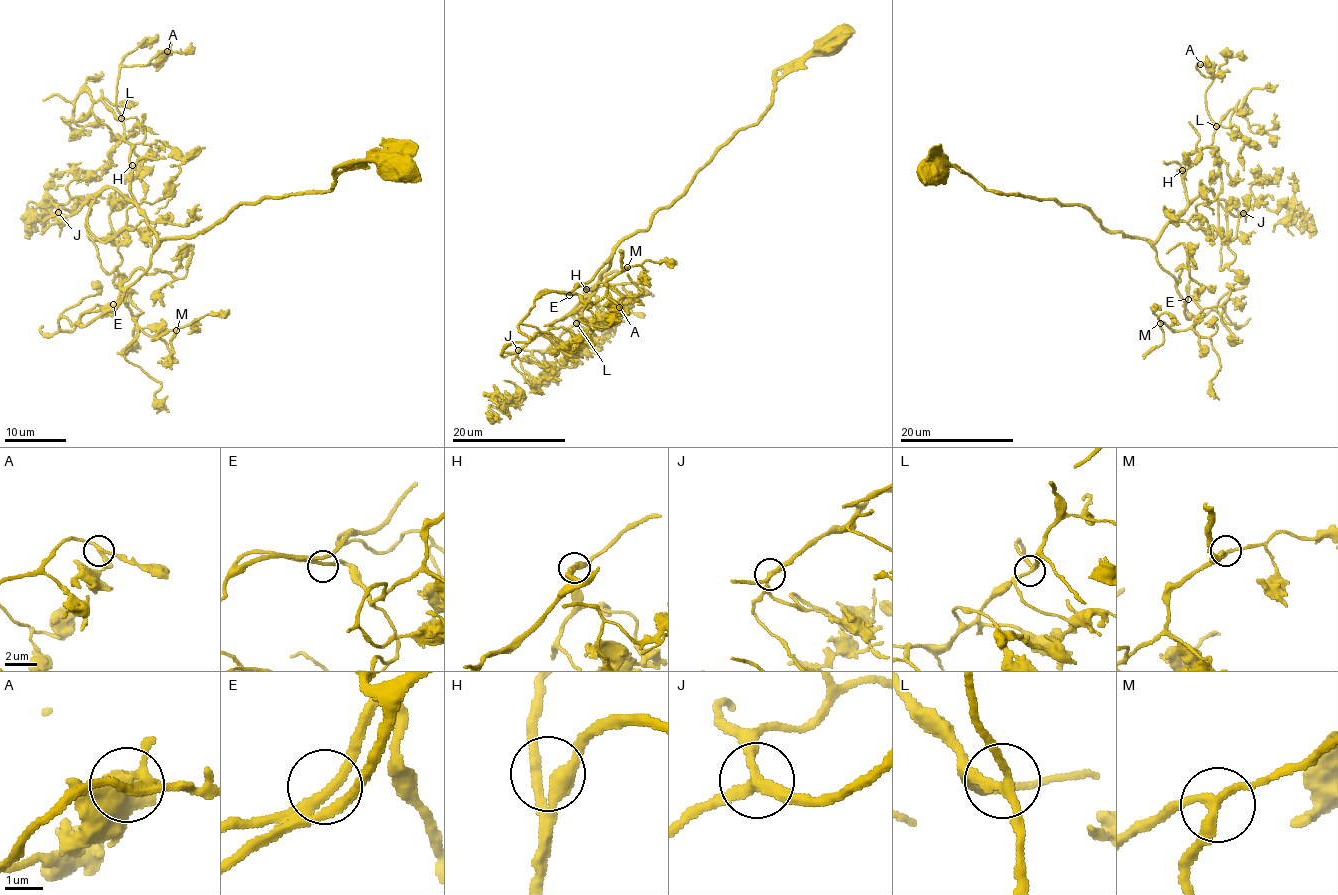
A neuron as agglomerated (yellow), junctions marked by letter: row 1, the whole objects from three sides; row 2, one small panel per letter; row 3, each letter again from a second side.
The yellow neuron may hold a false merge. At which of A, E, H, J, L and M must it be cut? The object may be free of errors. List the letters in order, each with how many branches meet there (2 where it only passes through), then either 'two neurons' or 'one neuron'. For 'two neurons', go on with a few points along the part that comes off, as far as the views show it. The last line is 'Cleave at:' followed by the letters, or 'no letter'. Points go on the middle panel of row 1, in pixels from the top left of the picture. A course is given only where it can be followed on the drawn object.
A: 3 | one neuron
E: 3 | one neuron
H: 3 | one neuron
J: 3 | one neuron
L: 3 | one neuron
M: 3 | one neuron
Cleave at: no letter

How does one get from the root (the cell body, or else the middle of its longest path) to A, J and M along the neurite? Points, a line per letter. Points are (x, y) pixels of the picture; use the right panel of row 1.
A: (939, 173), (1082, 204), (1154, 242), (1187, 205), (1184, 161), (1212, 143), (1201, 64)
J: (939, 173), (954, 165), (987, 190), (1082, 204), (1107, 231), (1151, 242), (1206, 190), (1235, 216), (1243, 214)
M: (939, 173), (954, 165), (987, 190), (1082, 204), (1107, 231), (1143, 238), (1201, 310), (1185, 330), (1160, 323)

